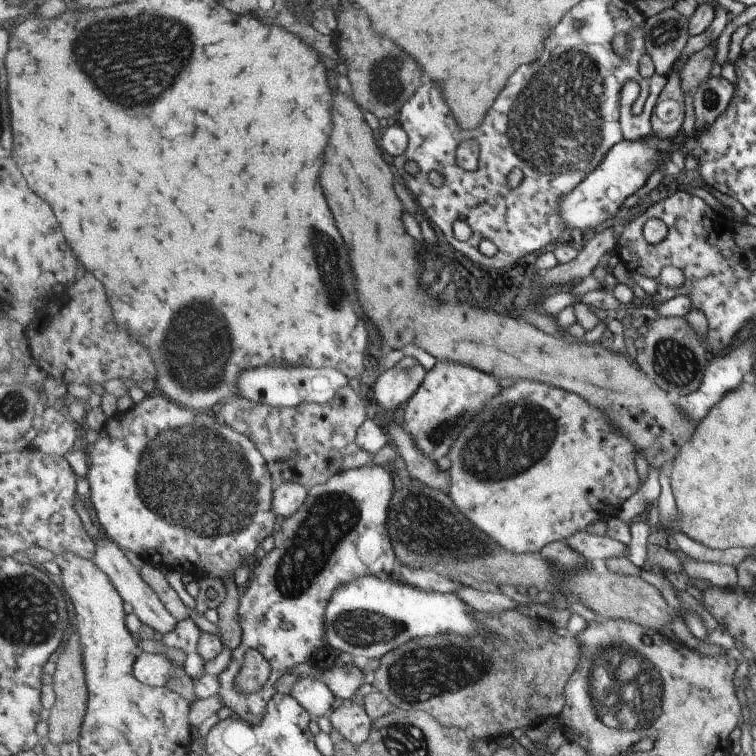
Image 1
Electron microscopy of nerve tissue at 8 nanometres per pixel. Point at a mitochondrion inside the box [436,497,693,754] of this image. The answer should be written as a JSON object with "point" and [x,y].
{"point":[619,674]}

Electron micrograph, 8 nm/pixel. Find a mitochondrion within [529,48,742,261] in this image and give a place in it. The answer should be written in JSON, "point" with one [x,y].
{"point":[711,98]}

